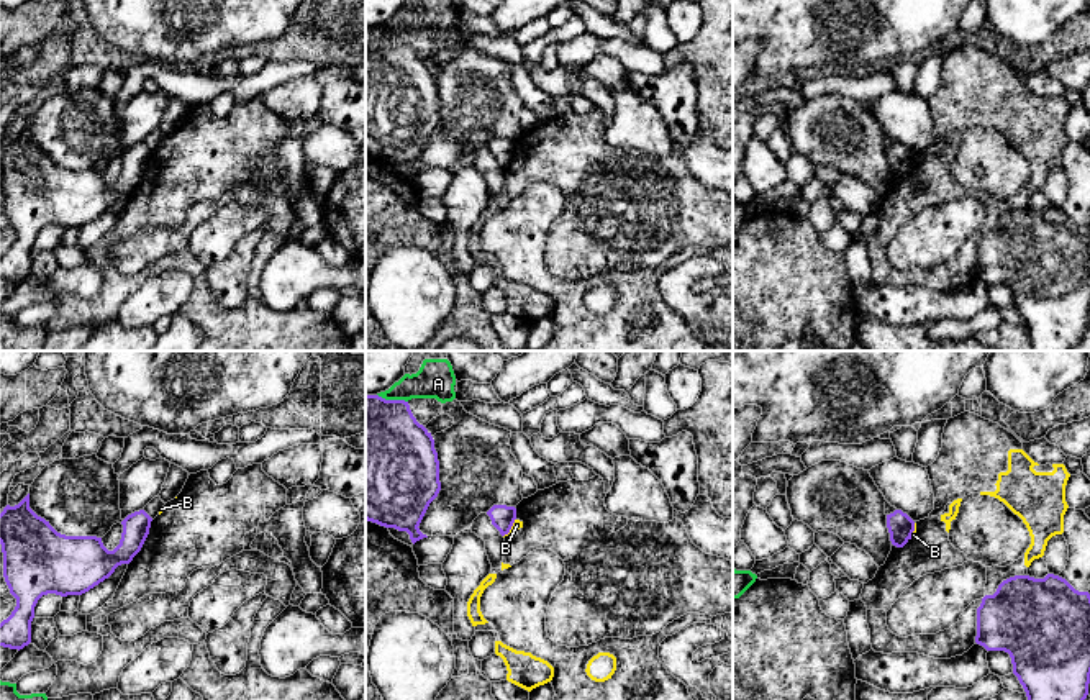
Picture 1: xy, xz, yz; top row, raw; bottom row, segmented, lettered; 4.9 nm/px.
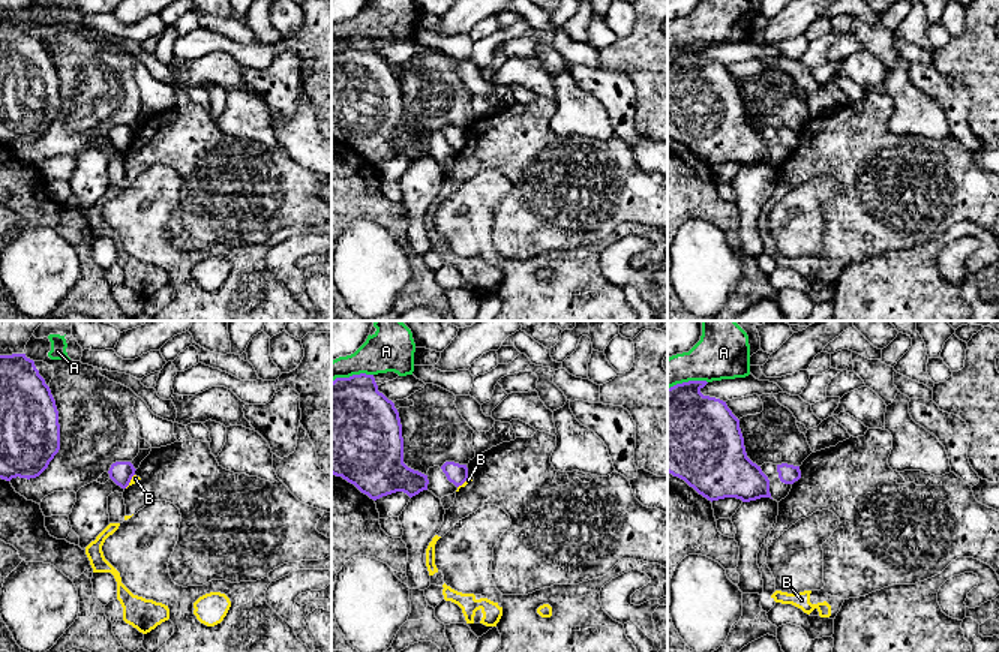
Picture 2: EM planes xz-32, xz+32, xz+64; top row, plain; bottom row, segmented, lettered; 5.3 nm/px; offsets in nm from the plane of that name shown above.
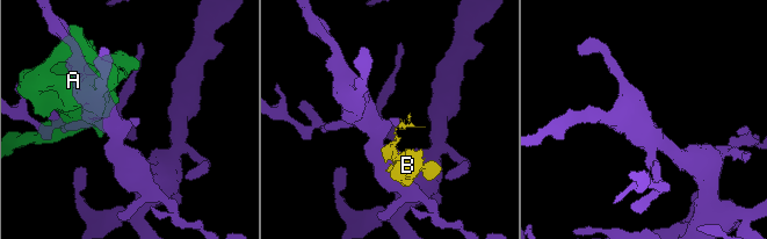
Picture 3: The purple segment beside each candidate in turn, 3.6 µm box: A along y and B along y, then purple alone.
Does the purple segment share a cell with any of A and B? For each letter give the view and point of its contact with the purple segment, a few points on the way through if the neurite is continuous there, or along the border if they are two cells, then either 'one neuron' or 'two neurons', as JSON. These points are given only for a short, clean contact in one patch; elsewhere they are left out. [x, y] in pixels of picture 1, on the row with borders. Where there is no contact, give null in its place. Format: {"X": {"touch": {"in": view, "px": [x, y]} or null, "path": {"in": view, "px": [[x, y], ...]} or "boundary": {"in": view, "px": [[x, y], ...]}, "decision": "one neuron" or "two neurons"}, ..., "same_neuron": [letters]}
{"A": {"touch": {"in": "xz", "px": [392, 400]}, "decision": "two neurons"}, "B": {"touch": {"in": "xz", "px": [510, 528]}, "boundary": {"in": "xz", "px": [[515, 518], [504, 536]]}, "decision": "two neurons"}, "same_neuron": []}

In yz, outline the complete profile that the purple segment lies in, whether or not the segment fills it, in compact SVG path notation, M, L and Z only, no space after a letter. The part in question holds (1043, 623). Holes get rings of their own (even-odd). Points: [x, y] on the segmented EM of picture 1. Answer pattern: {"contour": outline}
{"contour": "M1047 574L1044 579L1015 575L1003 580L993 595L985 595L977 608L975 643L987 651L1005 651L1013 674L1028 700L1085 700L1090 684L1090 593L1075 590L1065 579Z"}

